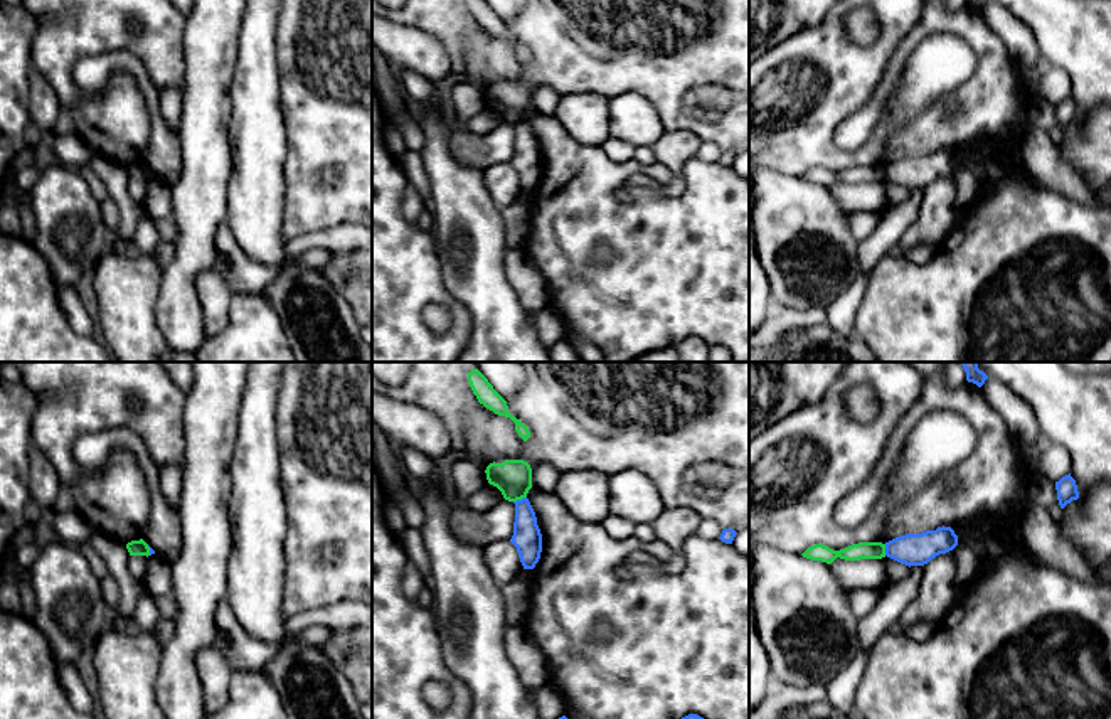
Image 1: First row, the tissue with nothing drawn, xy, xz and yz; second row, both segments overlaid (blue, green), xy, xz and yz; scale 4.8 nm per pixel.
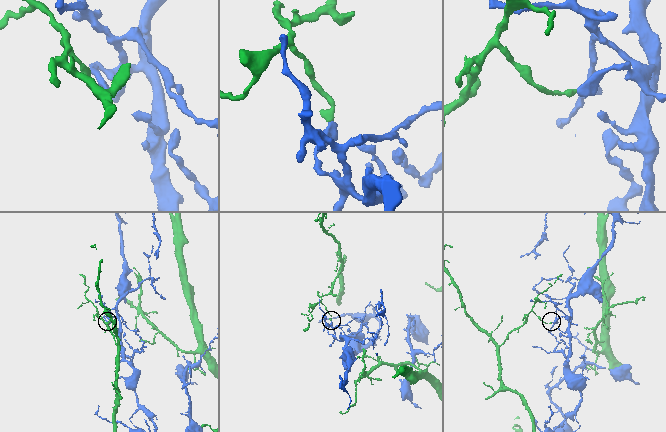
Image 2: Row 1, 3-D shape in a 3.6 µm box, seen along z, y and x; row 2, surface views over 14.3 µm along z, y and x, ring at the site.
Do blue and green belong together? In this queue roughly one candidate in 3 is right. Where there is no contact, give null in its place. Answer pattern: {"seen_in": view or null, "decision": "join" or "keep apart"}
{"seen_in": "xz", "decision": "keep apart"}

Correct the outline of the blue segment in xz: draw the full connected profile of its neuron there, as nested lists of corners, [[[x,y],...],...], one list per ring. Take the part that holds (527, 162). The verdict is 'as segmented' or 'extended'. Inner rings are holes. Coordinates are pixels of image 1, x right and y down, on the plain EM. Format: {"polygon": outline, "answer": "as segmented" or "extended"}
{"polygon": [[[527,120],[513,126],[515,145],[510,165],[517,170],[524,192],[534,192],[542,175],[542,157],[537,140]]], "answer": "as segmented"}

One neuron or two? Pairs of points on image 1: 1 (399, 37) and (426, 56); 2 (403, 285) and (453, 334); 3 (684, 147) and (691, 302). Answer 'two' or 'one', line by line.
1: one
2: one
3: two

